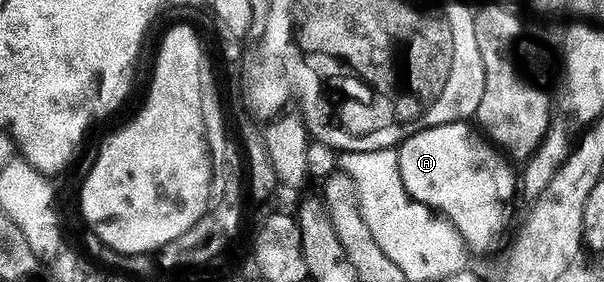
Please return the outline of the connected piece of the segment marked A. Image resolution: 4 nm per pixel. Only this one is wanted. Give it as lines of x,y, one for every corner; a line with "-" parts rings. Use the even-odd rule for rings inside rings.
471,123
427,128
405,140
398,151
408,193
449,220
473,253
488,252
499,242
508,224
508,207
516,192
518,196
518,176
512,173
513,165

